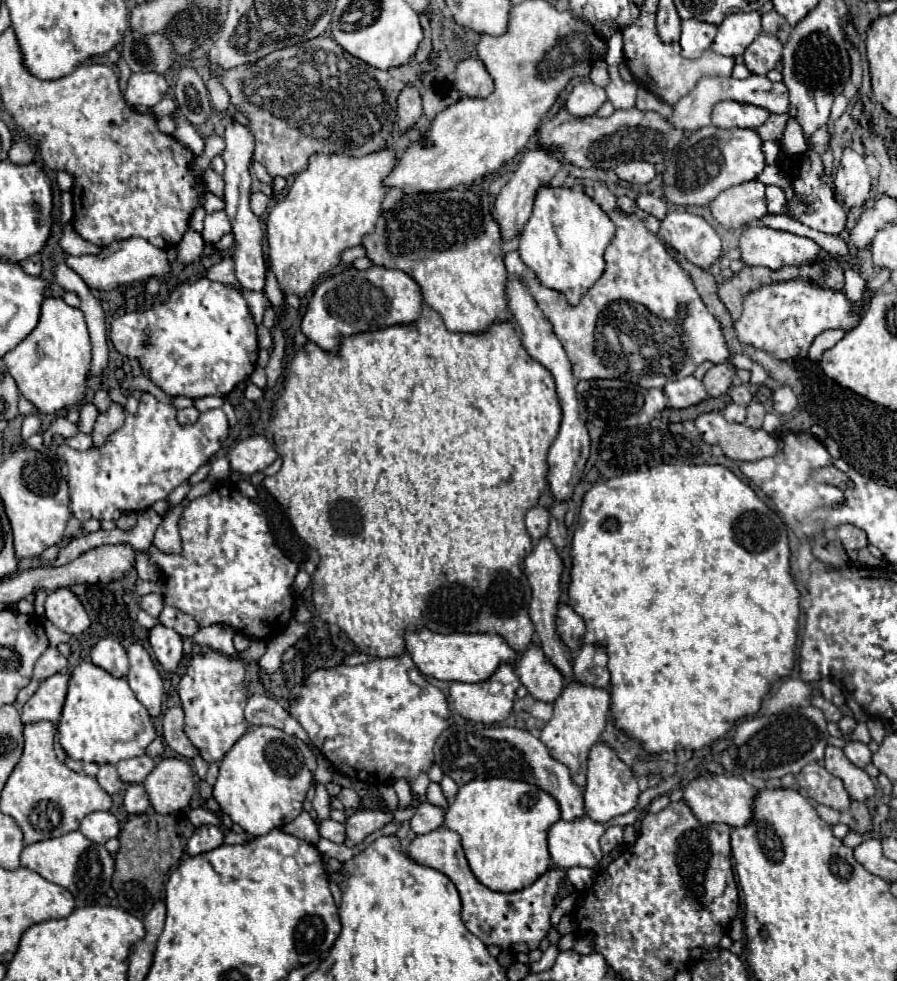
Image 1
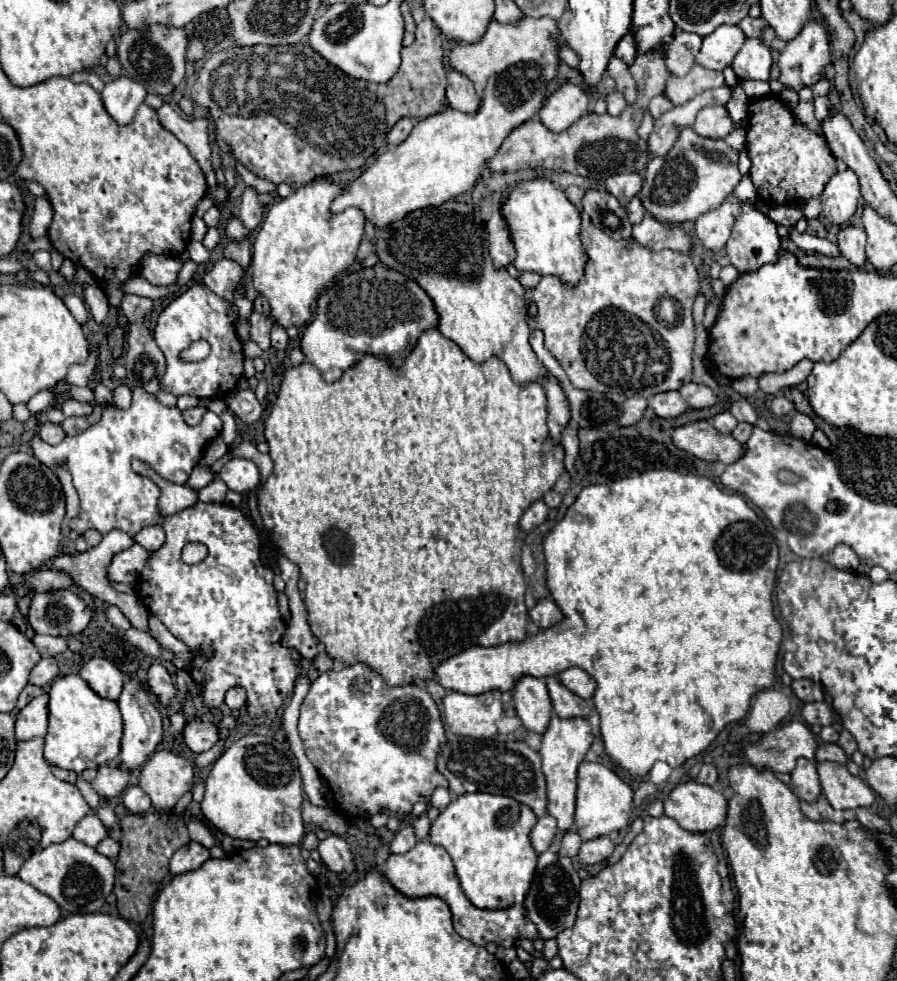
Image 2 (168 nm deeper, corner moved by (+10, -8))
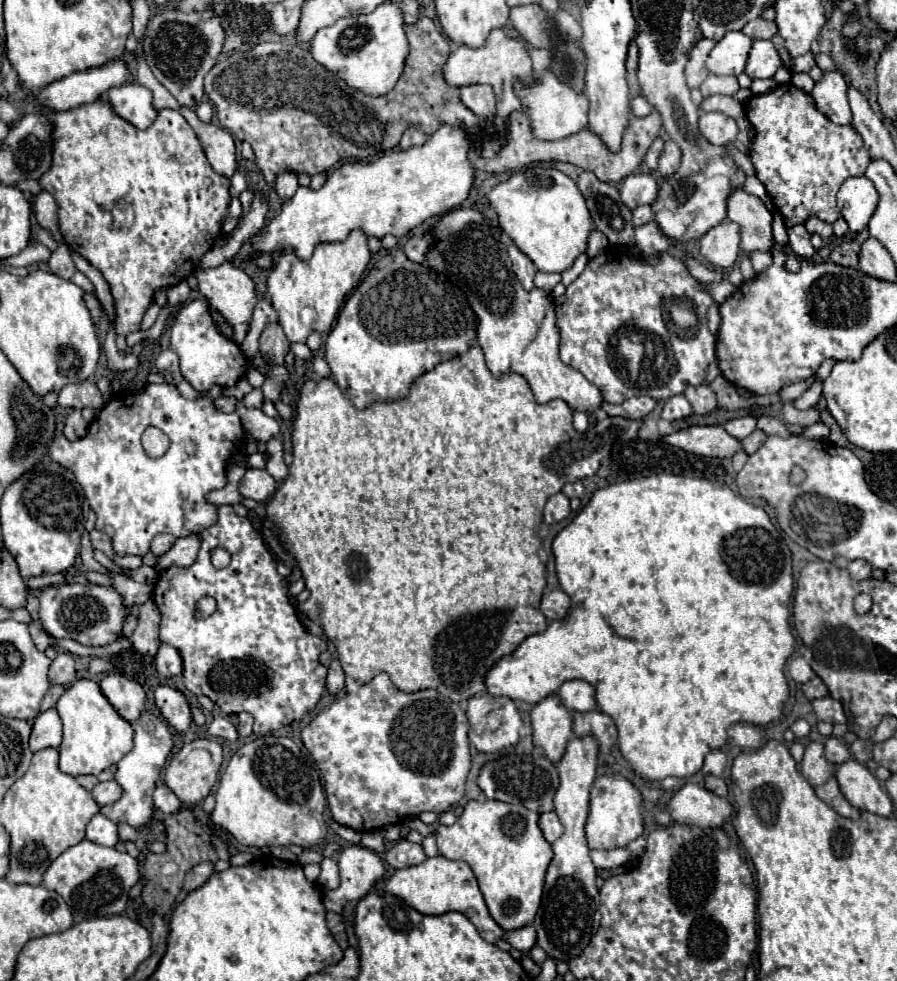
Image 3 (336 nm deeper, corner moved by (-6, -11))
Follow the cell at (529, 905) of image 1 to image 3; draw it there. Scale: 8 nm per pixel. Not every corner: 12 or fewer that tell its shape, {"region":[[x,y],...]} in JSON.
{"region":[[442,855],[398,869],[386,891],[424,915],[464,913],[480,937],[506,931],[490,917],[466,861]]}

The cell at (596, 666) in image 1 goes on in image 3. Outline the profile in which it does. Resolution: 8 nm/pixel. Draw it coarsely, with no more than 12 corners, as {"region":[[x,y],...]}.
{"region":[[566,681],[558,695],[572,711],[596,709],[596,689]]}

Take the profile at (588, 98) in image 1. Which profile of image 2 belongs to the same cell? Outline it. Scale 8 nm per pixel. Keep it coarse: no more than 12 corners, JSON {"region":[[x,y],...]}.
{"region":[[576,84],[552,92],[538,110],[540,122],[564,132],[588,114],[588,96]]}

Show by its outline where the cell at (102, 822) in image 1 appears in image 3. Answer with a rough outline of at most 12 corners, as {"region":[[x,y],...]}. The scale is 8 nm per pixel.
{"region":[[98,813],[86,827],[86,839],[114,847],[116,823]]}

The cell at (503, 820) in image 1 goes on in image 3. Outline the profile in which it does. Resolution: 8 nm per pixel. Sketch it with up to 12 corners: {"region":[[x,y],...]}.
{"region":[[468,801],[436,829],[506,931],[540,907],[552,845],[536,811]]}

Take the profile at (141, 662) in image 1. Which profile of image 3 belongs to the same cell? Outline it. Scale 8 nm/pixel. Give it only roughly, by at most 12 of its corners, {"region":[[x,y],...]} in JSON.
{"region":[[144,711],[134,749],[118,761],[124,793],[102,809],[114,823],[142,827],[174,747],[166,721]]}

